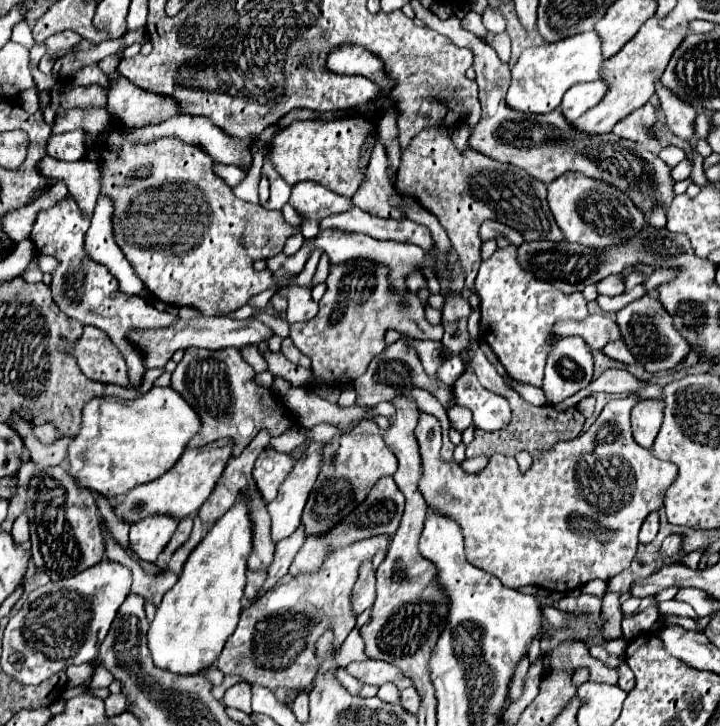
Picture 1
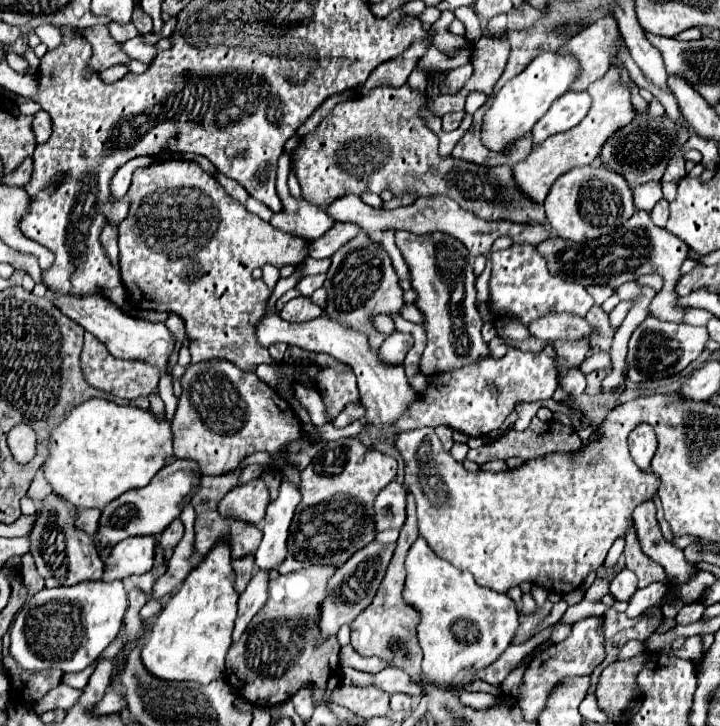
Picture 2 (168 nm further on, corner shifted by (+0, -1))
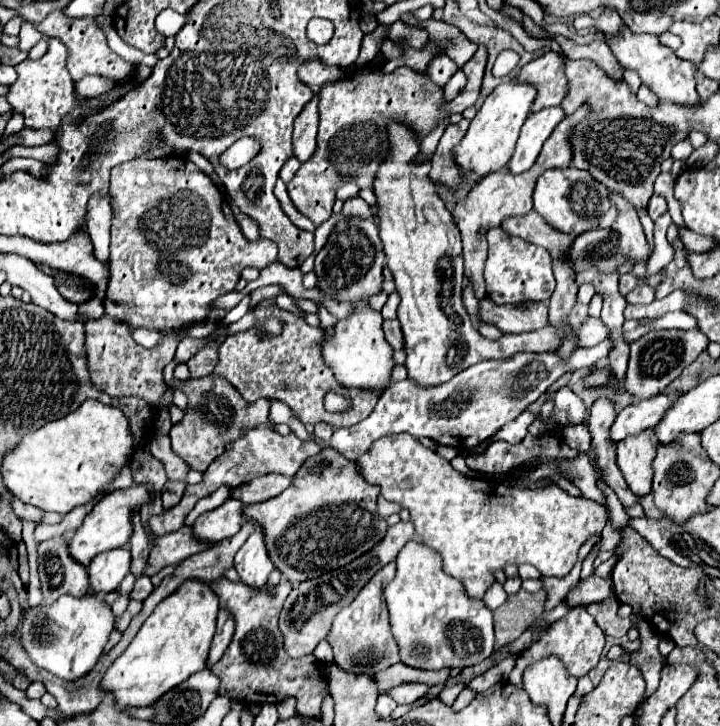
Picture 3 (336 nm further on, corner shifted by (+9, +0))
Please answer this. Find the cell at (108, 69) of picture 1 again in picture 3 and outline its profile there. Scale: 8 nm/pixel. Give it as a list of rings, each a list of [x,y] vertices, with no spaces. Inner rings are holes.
[[[87,75],[83,77],[81,81],[77,81],[77,95],[79,97],[97,97],[97,95],[103,95],[107,93],[109,89],[113,89],[115,85],[105,79],[105,77],[99,77],[99,75]]]

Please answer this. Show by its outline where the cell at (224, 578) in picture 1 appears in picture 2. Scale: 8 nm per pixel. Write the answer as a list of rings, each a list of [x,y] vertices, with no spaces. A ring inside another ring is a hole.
[[[218,542],[196,570],[186,576],[180,590],[172,594],[152,630],[146,634],[140,650],[142,664],[150,674],[162,680],[192,680],[198,684],[210,684],[212,680],[224,678],[224,658],[232,644],[238,606],[230,562],[230,548],[224,542]]]

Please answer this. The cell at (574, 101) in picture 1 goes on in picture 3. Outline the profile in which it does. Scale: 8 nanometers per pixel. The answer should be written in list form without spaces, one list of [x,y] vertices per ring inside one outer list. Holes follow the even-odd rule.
[[[547,107],[547,109],[541,109],[527,117],[527,121],[521,129],[521,135],[517,139],[515,153],[513,153],[511,161],[507,163],[511,173],[523,173],[525,169],[529,169],[533,165],[543,143],[565,117],[567,115],[565,115],[563,107]]]

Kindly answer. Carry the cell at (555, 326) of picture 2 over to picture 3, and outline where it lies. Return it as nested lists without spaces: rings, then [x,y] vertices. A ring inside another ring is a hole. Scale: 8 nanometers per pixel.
[[[489,297],[481,301],[481,319],[499,327],[503,333],[527,333],[549,325],[547,305],[497,305]]]

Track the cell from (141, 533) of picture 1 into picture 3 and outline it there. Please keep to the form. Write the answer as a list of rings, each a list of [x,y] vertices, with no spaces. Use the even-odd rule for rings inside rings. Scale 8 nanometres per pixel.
[[[117,547],[99,553],[99,557],[93,557],[93,561],[87,567],[91,589],[97,593],[113,591],[129,573],[129,569],[131,569],[131,551],[127,547]]]

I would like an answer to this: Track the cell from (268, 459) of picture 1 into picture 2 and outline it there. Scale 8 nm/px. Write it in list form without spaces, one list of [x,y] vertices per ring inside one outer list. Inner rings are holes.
[[[258,478],[254,482],[248,482],[246,486],[230,490],[218,502],[218,512],[222,514],[222,518],[234,518],[246,524],[258,524],[264,518],[266,506],[268,506],[268,488]]]

